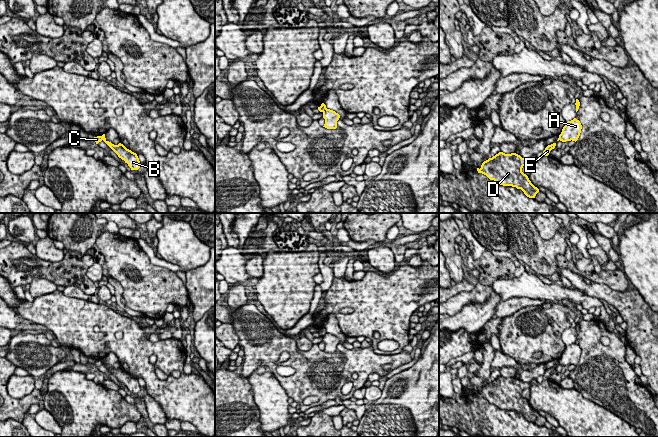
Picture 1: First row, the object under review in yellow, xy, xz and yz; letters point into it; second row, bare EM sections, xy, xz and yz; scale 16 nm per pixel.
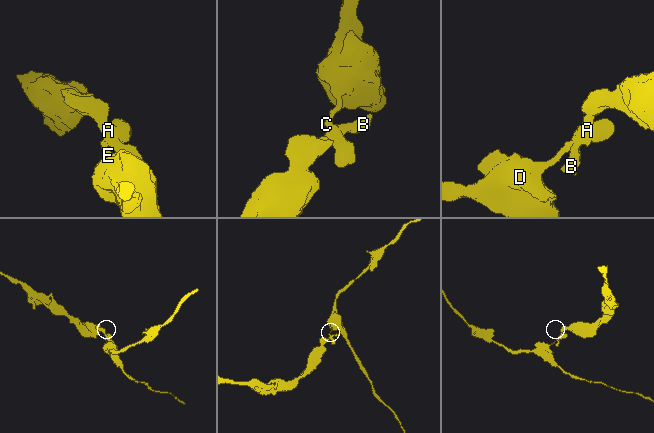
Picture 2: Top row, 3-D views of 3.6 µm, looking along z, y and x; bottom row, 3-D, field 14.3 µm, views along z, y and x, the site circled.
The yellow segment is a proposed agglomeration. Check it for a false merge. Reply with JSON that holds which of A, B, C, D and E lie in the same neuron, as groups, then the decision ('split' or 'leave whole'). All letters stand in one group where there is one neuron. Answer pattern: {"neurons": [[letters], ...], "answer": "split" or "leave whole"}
{"neurons": [["A", "B"], ["C", "D", "E"]], "answer": "split"}

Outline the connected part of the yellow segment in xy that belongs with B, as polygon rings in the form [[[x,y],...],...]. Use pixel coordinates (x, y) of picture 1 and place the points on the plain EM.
[[[103,358],[101,361],[102,364],[118,379],[118,381],[128,388],[131,394],[138,394],[140,392],[141,387],[136,377],[127,373],[121,367],[119,367],[118,369],[114,369],[111,366],[107,365],[105,362],[105,358]]]

